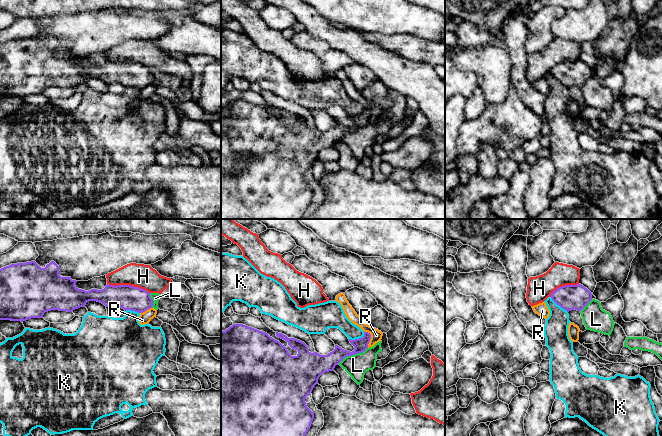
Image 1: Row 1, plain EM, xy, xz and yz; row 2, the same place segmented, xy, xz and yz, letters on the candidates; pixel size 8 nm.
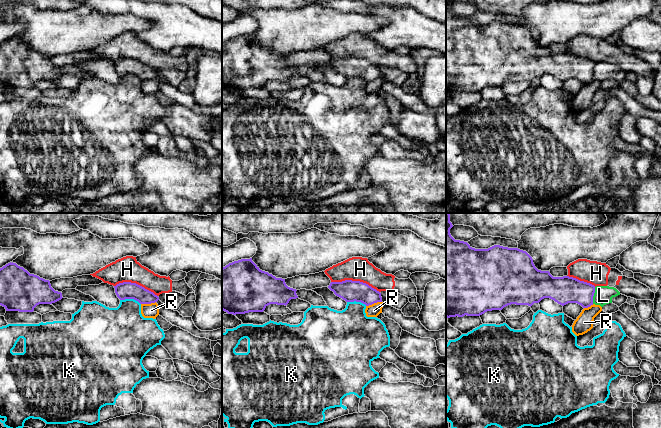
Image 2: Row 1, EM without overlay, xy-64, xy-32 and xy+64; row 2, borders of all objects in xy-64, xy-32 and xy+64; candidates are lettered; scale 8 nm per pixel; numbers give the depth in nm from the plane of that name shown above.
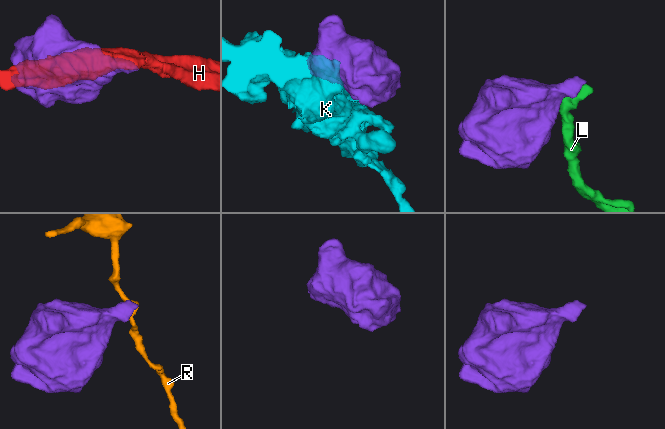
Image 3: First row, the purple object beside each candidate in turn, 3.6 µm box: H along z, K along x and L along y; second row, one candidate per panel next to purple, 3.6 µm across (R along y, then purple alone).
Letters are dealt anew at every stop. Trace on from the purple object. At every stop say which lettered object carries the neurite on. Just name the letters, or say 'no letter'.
no letter

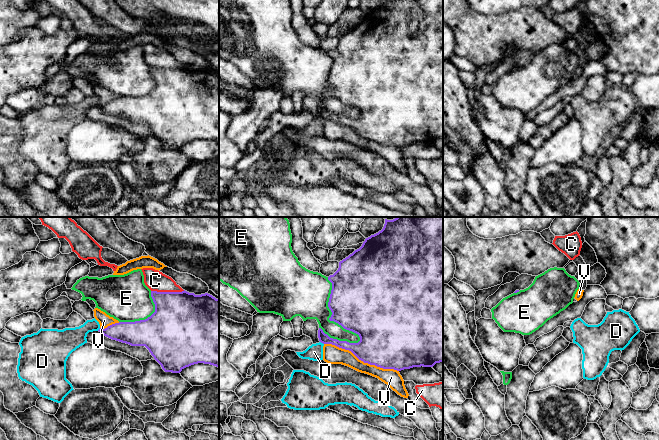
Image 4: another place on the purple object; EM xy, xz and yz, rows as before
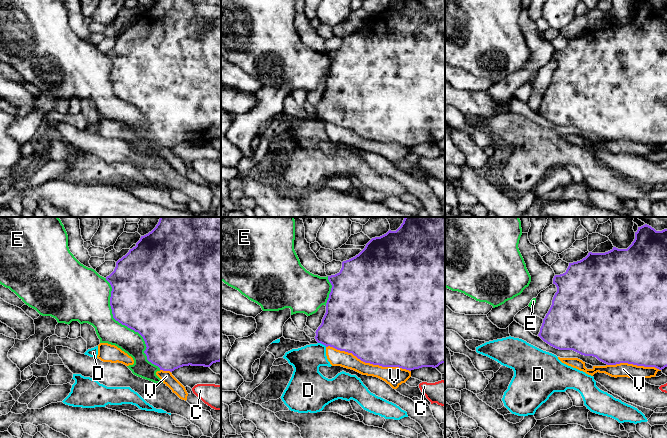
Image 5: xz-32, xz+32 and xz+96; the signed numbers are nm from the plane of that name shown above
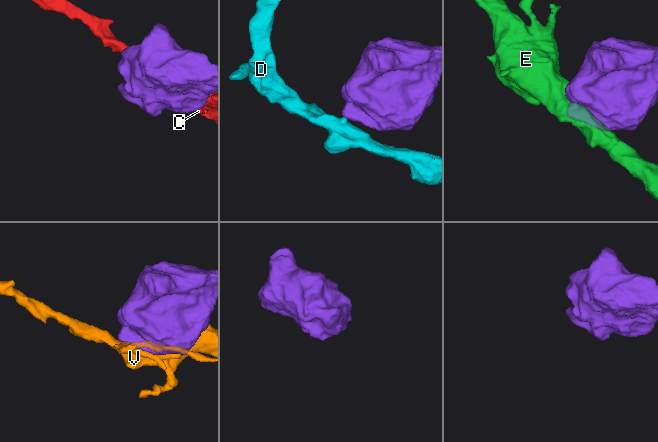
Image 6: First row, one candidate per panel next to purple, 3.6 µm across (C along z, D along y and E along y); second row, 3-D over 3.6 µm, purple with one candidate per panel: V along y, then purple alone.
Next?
no letter

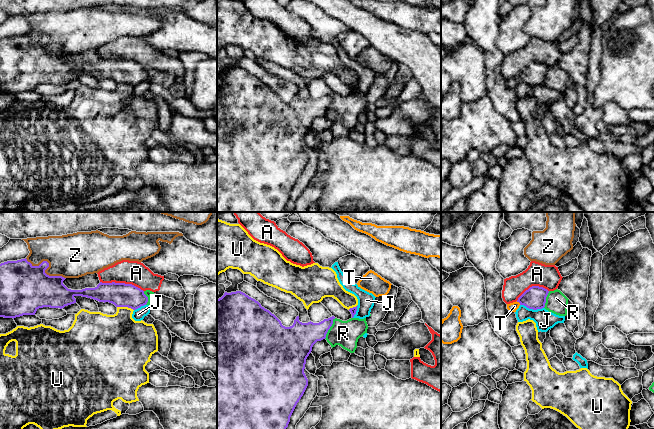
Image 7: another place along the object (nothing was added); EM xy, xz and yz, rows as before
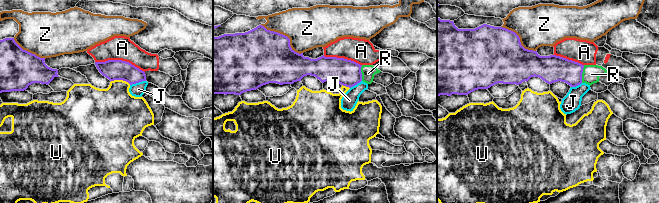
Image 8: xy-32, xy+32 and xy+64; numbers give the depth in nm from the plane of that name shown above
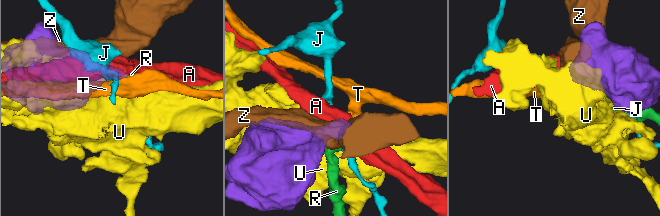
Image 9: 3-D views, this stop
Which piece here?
T

